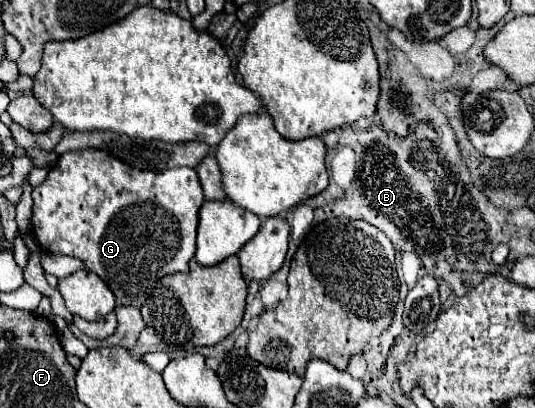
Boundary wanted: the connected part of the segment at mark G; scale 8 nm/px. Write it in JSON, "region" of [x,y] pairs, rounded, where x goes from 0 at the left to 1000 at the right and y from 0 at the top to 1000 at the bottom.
{"region":[[[151,365],[151,370],[125,370],[121,380],[110,385],[107,404],[92,419],[88,439],[62,458],[62,532],[58,532],[58,571],[62,581],[73,591],[80,615],[92,620],[114,620],[114,625],[133,625],[144,630],[151,640],[159,640],[163,659],[181,669],[200,703],[211,713],[215,733],[222,748],[249,748],[249,752],[264,752],[275,738],[275,708],[271,708],[271,689],[293,689],[305,674],[316,669],[353,669],[353,640],[364,625],[364,576],[368,576],[368,551],[372,551],[372,512],[383,493],[379,483],[379,463],[372,453],[372,434],[364,424],[364,414],[350,414],[350,409],[327,409],[327,414],[308,414],[308,419],[267,419],[267,414],[252,414],[237,400],[230,400],[226,390],[219,390],[207,375],[196,375],[193,365]]]}

